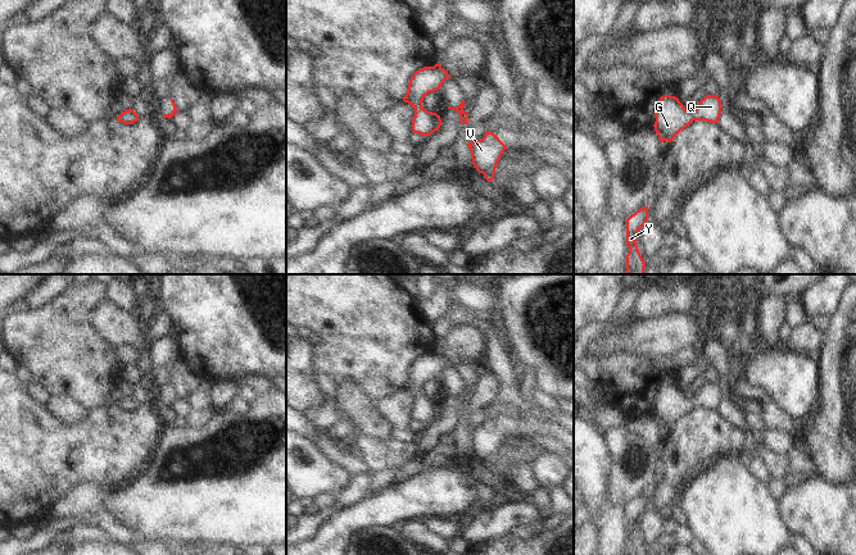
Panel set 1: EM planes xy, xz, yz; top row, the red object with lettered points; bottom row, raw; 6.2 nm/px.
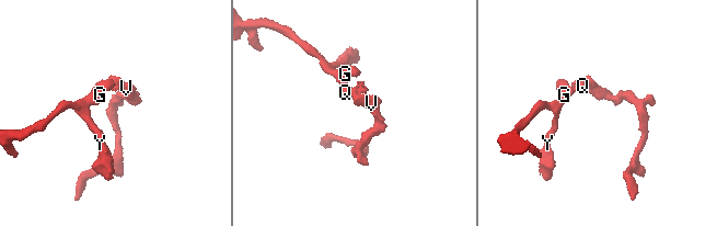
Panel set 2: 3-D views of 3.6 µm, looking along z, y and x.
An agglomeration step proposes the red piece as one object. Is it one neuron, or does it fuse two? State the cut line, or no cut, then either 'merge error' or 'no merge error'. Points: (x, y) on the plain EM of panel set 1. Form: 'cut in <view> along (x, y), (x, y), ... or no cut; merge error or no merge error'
no cut; no merge error

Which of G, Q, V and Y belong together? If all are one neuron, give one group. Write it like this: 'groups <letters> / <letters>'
groups G Q V Y

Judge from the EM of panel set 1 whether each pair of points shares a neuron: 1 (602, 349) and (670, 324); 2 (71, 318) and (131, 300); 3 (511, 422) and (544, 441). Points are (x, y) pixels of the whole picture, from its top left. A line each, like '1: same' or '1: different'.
1: same
2: different
3: different

